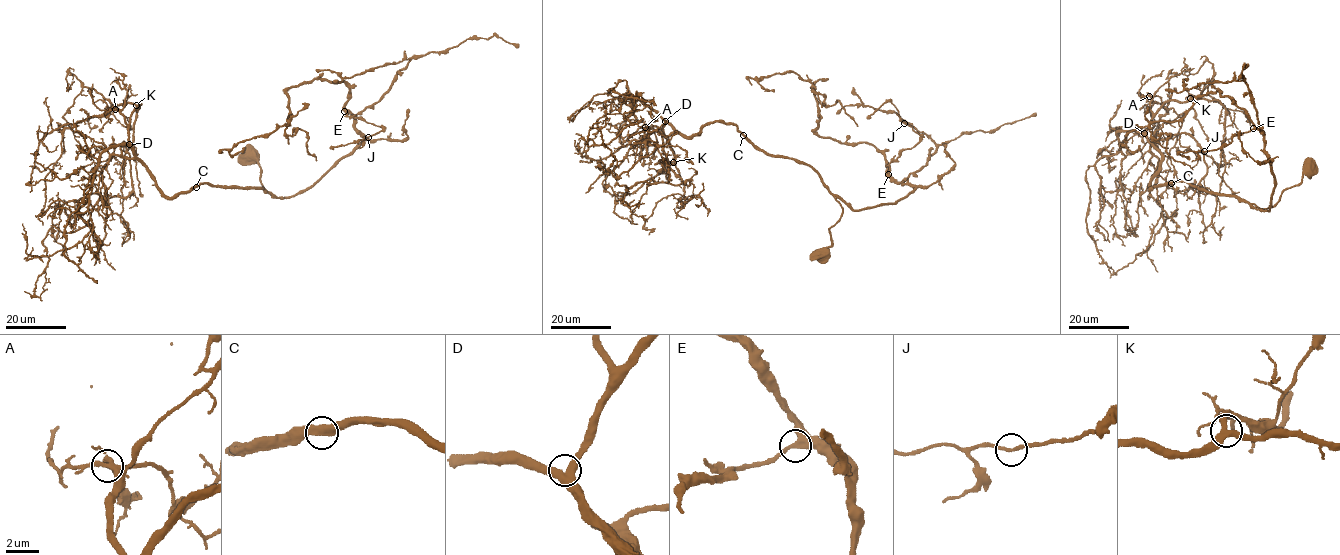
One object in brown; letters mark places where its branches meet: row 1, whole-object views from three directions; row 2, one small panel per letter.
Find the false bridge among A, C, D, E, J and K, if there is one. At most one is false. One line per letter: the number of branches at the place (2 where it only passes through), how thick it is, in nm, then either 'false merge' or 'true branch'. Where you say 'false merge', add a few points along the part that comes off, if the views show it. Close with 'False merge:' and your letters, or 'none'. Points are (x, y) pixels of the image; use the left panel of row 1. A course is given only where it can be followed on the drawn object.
A: 3 branches meet; 300 nm thick; true branch
C: 2 branches meet; 480 nm thick; true branch
D: 3 branches meet; 480 nm thick; true branch
E: 2 branches meet; 400 nm thick; true branch
J: 2 branches meet; 200 nm thick; true branch
K: 3 branches meet; 320 nm thick; true branch
False merge: none

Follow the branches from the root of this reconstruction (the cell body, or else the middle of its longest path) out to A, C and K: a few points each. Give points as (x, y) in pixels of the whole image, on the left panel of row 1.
A: (248, 153), (274, 197), (263, 188), (206, 183), (167, 197), (135, 154), (125, 117), (115, 109)
C: (248, 153), (258, 160), (261, 184), (274, 197), (259, 188), (212, 187), (206, 183), (195, 186)
K: (248, 153), (274, 197), (263, 188), (206, 183), (167, 197), (130, 144), (136, 105)

